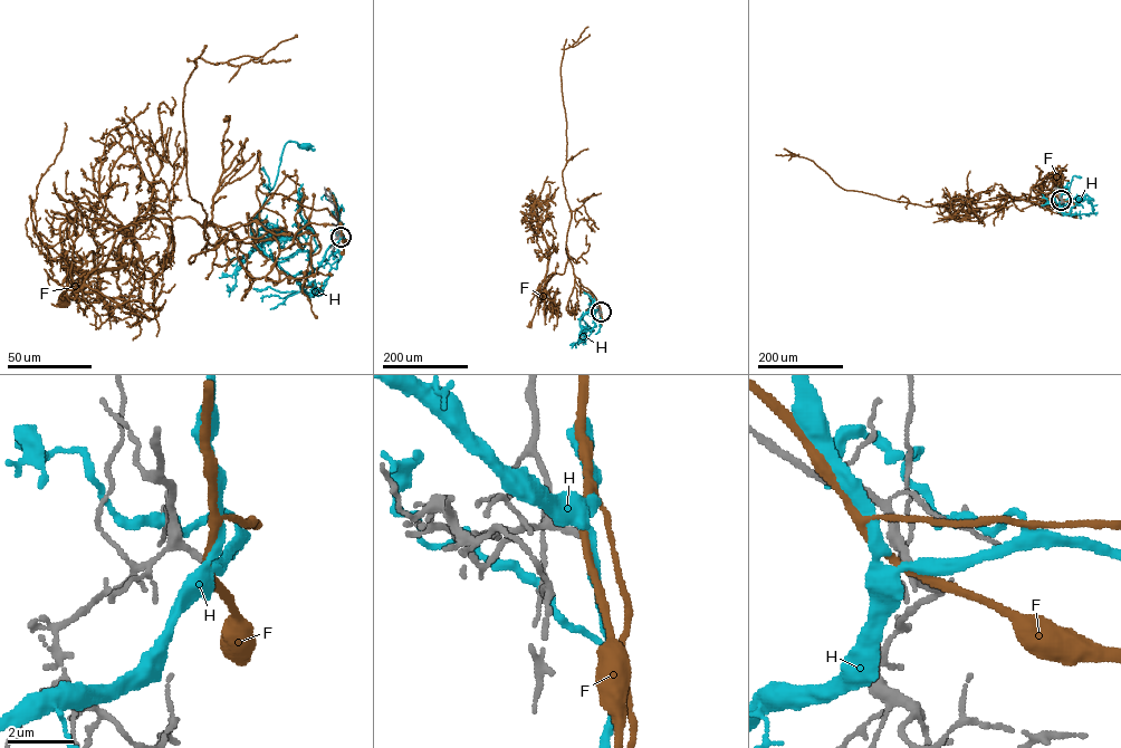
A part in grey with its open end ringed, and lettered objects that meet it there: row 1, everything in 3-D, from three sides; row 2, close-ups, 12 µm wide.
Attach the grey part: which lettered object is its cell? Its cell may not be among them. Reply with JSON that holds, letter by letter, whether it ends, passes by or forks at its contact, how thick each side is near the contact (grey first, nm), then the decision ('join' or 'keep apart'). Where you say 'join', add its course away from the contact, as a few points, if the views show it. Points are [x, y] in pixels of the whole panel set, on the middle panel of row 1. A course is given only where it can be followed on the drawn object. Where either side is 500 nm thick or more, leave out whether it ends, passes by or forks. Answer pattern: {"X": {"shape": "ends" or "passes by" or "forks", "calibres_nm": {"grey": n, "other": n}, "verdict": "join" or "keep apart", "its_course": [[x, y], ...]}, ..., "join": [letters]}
{"F": {"shape": "passes by", "calibres_nm": {"grey": 240, "other": 220}, "verdict": "keep apart"}, "H": {"shape": "forks", "calibres_nm": {"grey": 200, "other": 320}, "verdict": "keep apart"}, "join": []}

